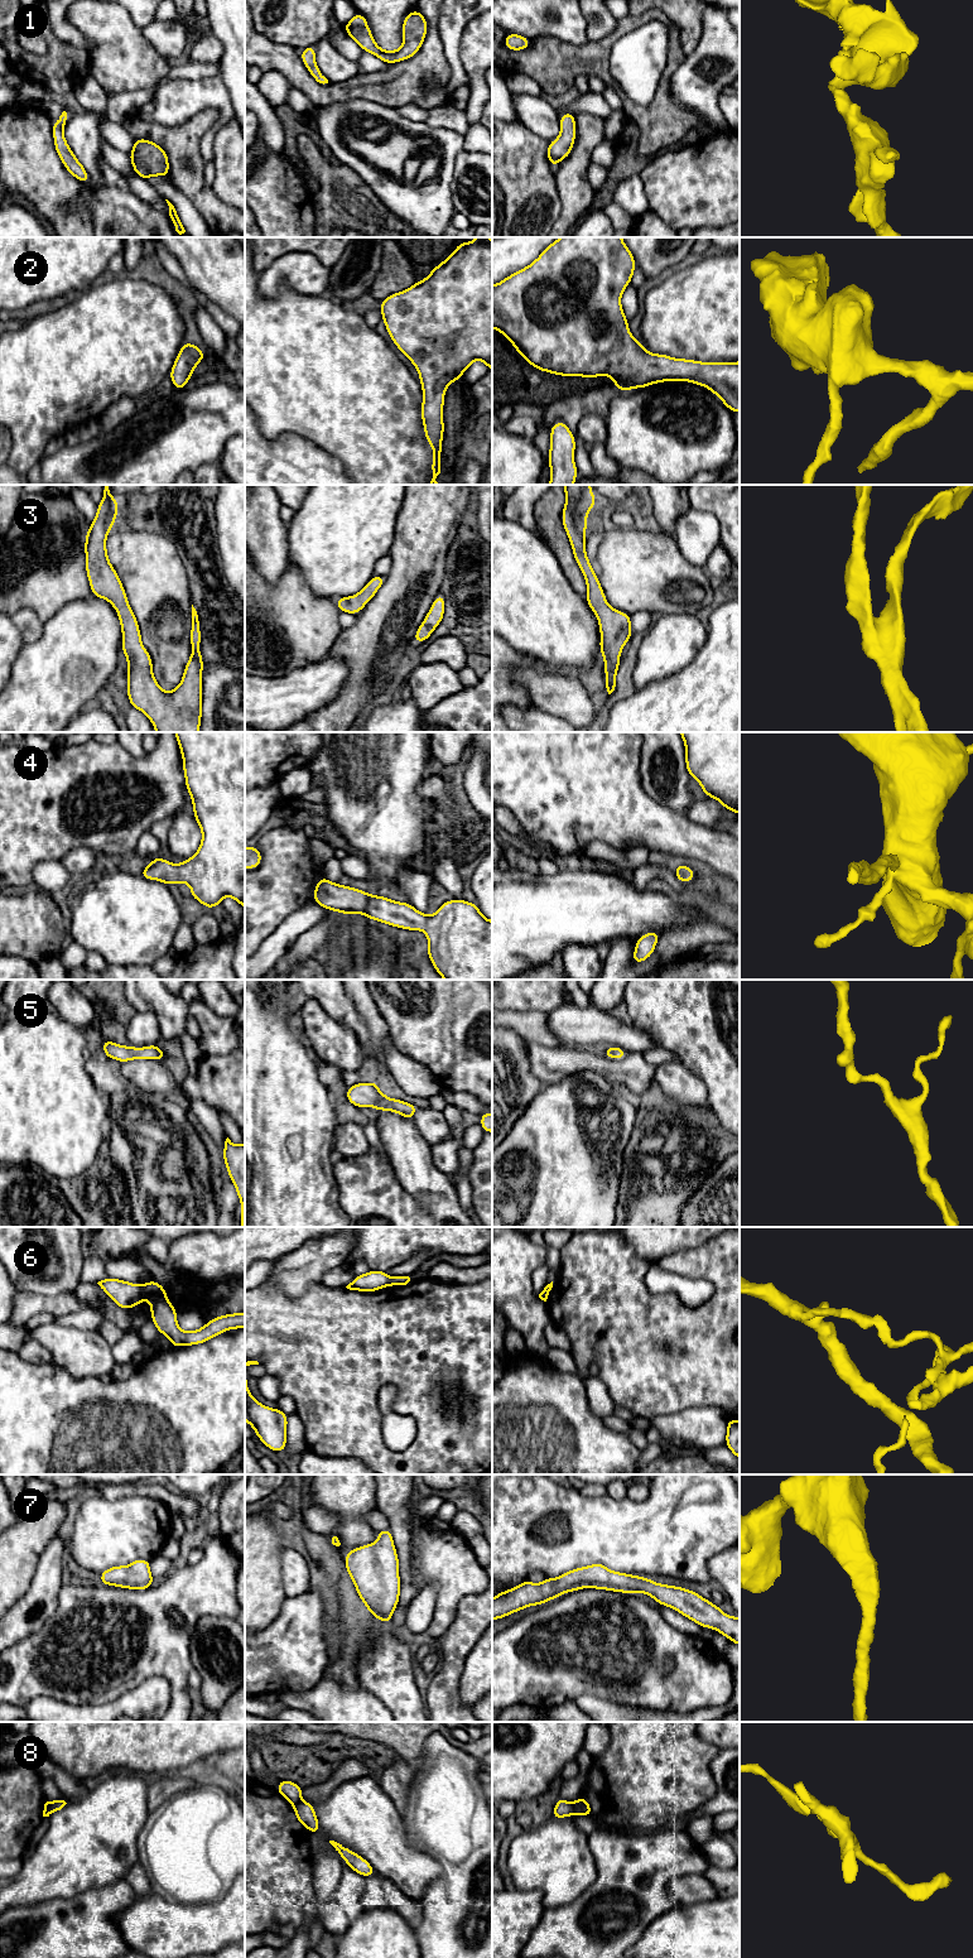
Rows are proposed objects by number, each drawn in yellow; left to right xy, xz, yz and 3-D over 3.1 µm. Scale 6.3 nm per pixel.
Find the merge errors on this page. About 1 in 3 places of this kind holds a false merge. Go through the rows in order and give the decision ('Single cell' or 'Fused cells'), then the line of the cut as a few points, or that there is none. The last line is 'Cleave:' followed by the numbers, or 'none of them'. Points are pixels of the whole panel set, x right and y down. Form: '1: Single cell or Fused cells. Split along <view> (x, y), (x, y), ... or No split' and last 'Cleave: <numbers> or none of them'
1: Single cell. No split
2: Single cell. No split
3: Single cell. No split
4: Single cell. No split
5: Single cell. No split
6: Fused cells. Split along xy (140, 1287), (144, 1297)
7: Single cell. No split
8: Fused cells. Split along yz (572, 1803), (576, 1813)
Cleave: 6, 8

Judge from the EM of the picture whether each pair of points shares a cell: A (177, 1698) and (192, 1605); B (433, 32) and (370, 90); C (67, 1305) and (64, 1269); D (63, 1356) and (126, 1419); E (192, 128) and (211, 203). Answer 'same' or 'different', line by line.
A: same
B: same
C: different
D: different
E: same

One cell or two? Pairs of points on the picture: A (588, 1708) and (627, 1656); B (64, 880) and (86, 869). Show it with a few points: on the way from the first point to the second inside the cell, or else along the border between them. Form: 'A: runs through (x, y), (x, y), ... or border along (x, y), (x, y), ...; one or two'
A: border along (571, 1697), (595, 1693), (626, 1703); two
B: border along (58, 861), (76, 879); two

